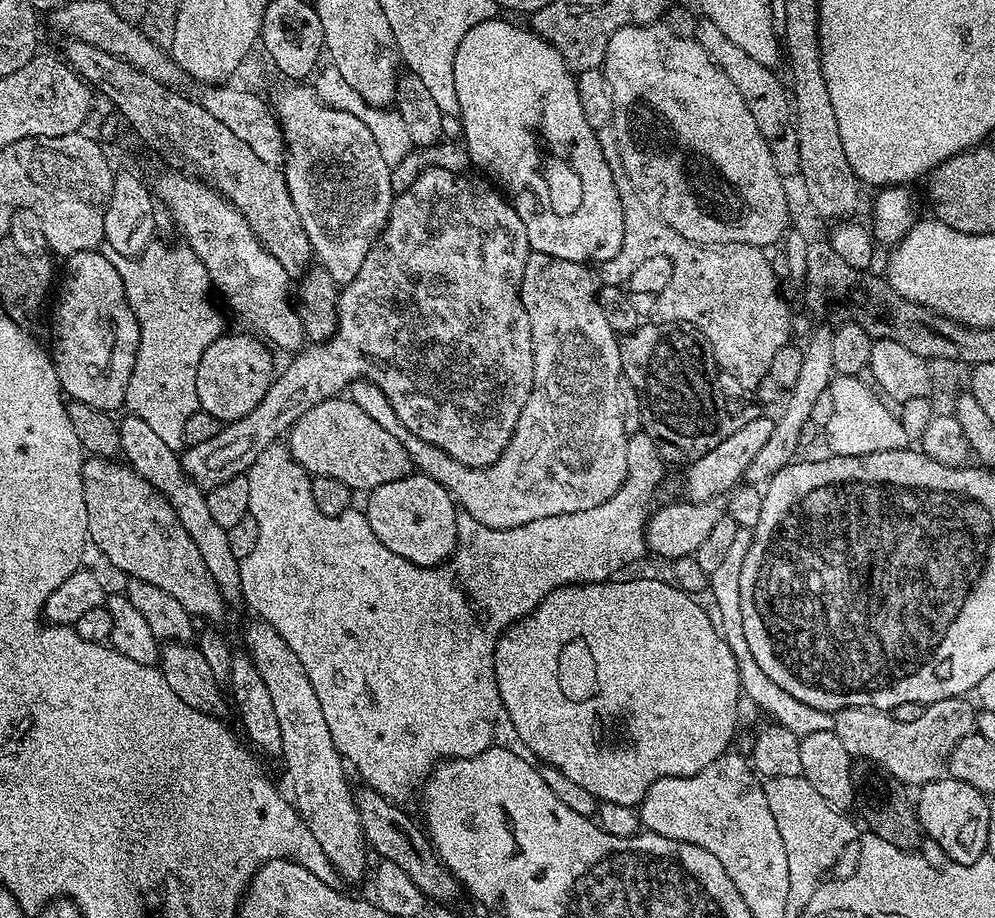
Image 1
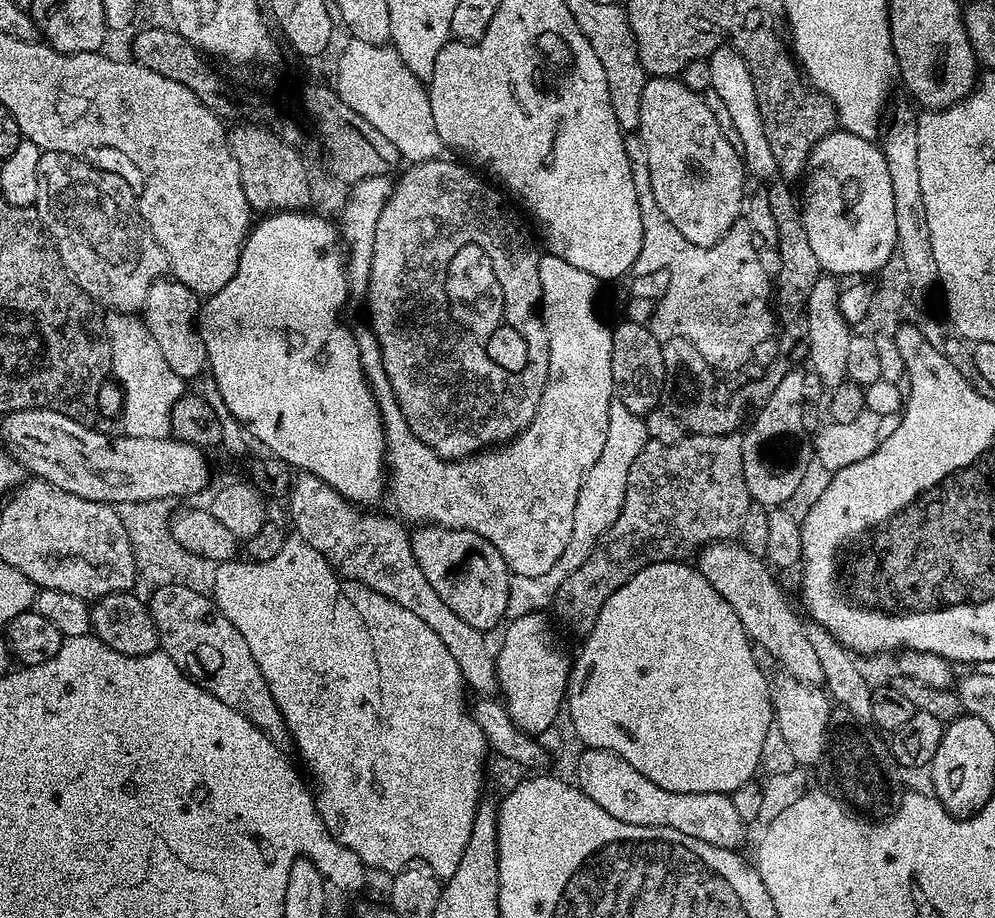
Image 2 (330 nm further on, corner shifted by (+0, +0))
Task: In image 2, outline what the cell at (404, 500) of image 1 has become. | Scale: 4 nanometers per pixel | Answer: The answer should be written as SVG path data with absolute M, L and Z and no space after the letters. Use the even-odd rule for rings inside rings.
M425 524L415 531L410 536L414 558L418 566L422 566L422 574L426 574L426 582L434 586L438 598L442 598L442 602L446 602L446 606L462 618L462 622L474 626L474 630L488 634L491 628L499 629L508 616L510 582L513 578L502 554L498 554L496 547L486 542L486 538L470 530Z

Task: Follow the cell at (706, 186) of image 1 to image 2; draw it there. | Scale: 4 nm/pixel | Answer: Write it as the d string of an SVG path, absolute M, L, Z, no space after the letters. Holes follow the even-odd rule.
M667 76L649 79L642 94L638 134L644 139L646 158L650 162L650 186L662 214L666 214L682 238L703 248L717 244L738 223L745 211L746 171L737 145L731 144L726 134L722 134L722 126L718 126L707 99L701 93L689 90L683 79Z

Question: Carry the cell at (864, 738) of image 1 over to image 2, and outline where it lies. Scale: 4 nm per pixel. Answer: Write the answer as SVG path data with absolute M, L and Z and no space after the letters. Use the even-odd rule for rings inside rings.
M721 542L700 549L698 567L706 582L710 582L710 586L714 586L714 590L718 590L726 602L730 602L734 614L738 614L738 622L742 622L753 645L760 647L761 644L784 667L781 669L787 675L807 684L824 684L822 667L806 638L805 621L800 620L799 611L796 613L788 605L783 590L772 577L773 569L761 557L750 554L750 550L746 550L739 542Z

